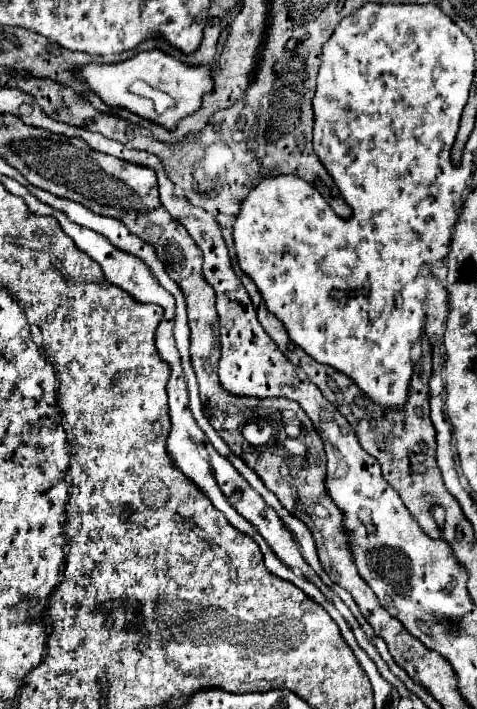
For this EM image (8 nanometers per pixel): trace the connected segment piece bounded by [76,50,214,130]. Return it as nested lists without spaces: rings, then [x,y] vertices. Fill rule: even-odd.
[[[162,50],[138,52],[134,58],[118,62],[118,64],[88,64],[82,70],[78,70],[76,76],[80,80],[84,80],[108,106],[126,108],[126,110],[130,110],[134,114],[140,114],[142,118],[148,118],[148,120],[152,120],[152,122],[156,122],[156,124],[160,124],[160,126],[164,126],[168,130],[174,130],[176,124],[184,116],[188,116],[194,110],[198,110],[202,94],[206,94],[206,92],[210,92],[214,88],[212,70],[208,66],[188,66],[188,64],[184,64],[184,62],[168,56]],[[136,80],[142,80],[142,82],[154,86],[156,90],[166,92],[168,96],[172,96],[176,100],[176,106],[168,108],[162,114],[156,114],[154,104],[148,98],[130,92],[130,84],[136,82]]]

